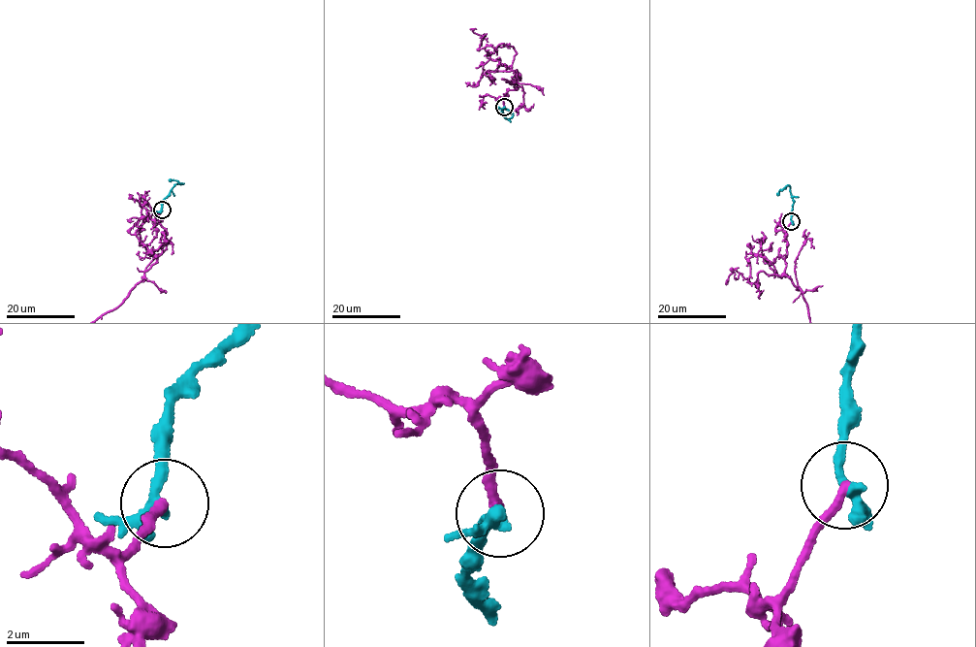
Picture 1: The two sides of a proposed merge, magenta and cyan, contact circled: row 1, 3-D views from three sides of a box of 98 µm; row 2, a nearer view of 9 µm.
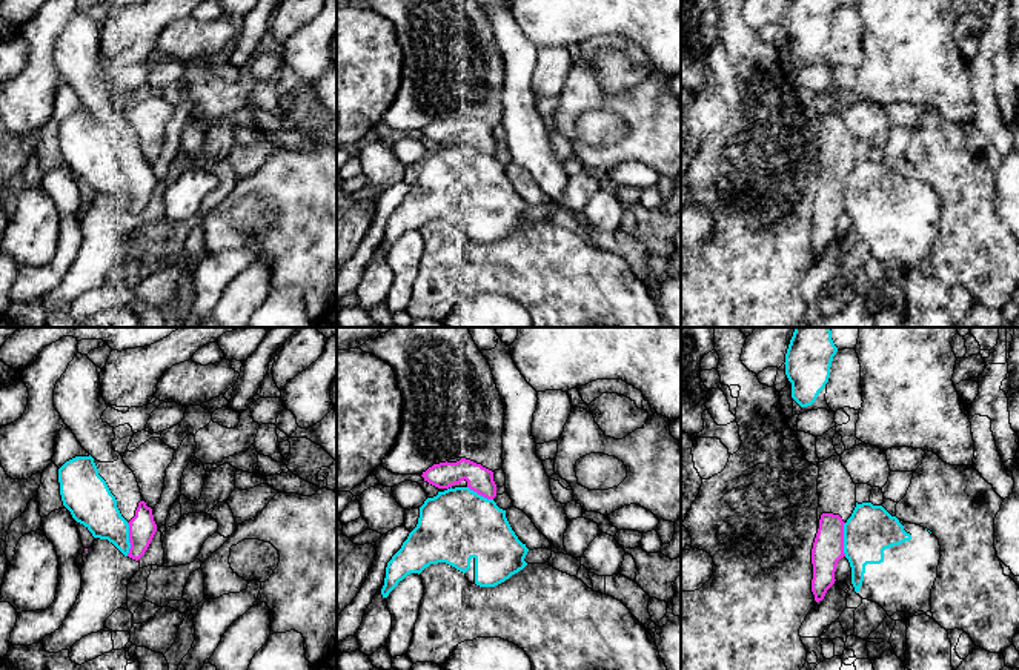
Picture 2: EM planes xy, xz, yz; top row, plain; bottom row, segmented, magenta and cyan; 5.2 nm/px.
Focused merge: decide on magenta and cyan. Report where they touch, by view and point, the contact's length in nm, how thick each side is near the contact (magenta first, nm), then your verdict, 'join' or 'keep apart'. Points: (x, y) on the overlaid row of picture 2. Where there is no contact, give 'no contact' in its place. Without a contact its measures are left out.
xy (129, 540) | 180 nm | 140/220 nm | keep apart

